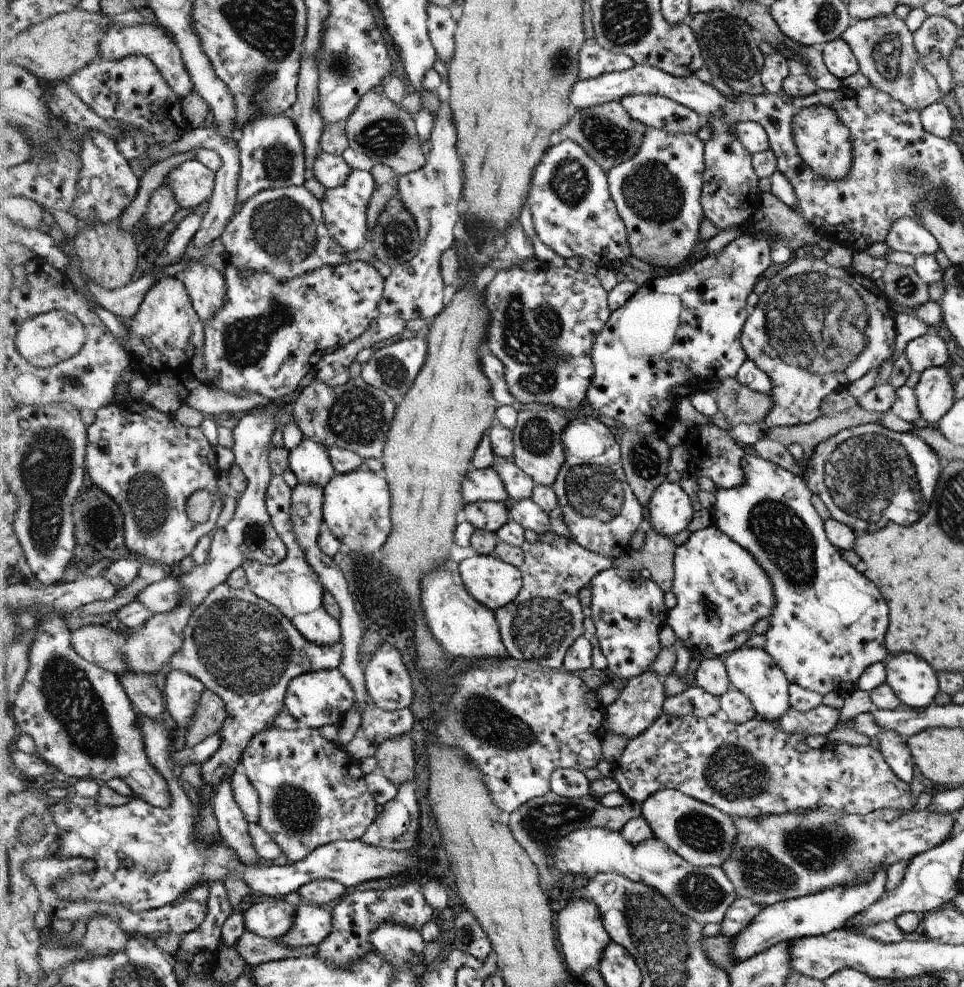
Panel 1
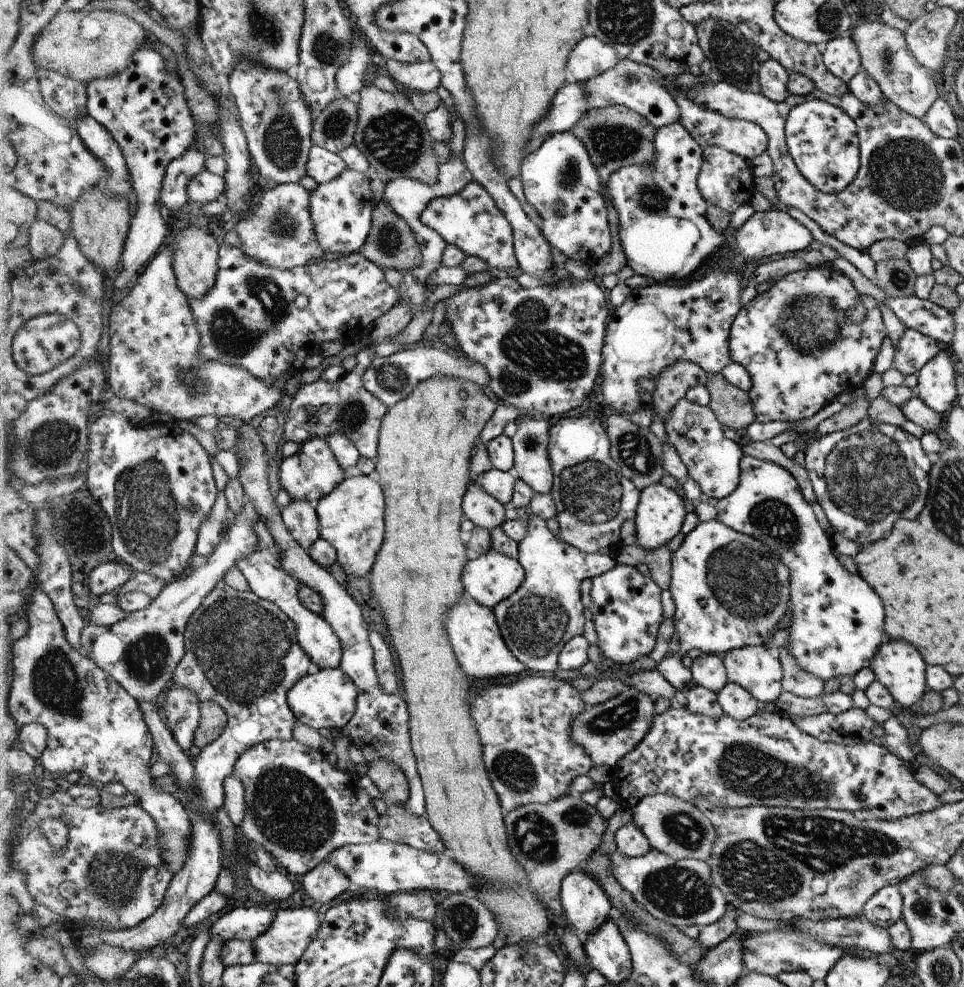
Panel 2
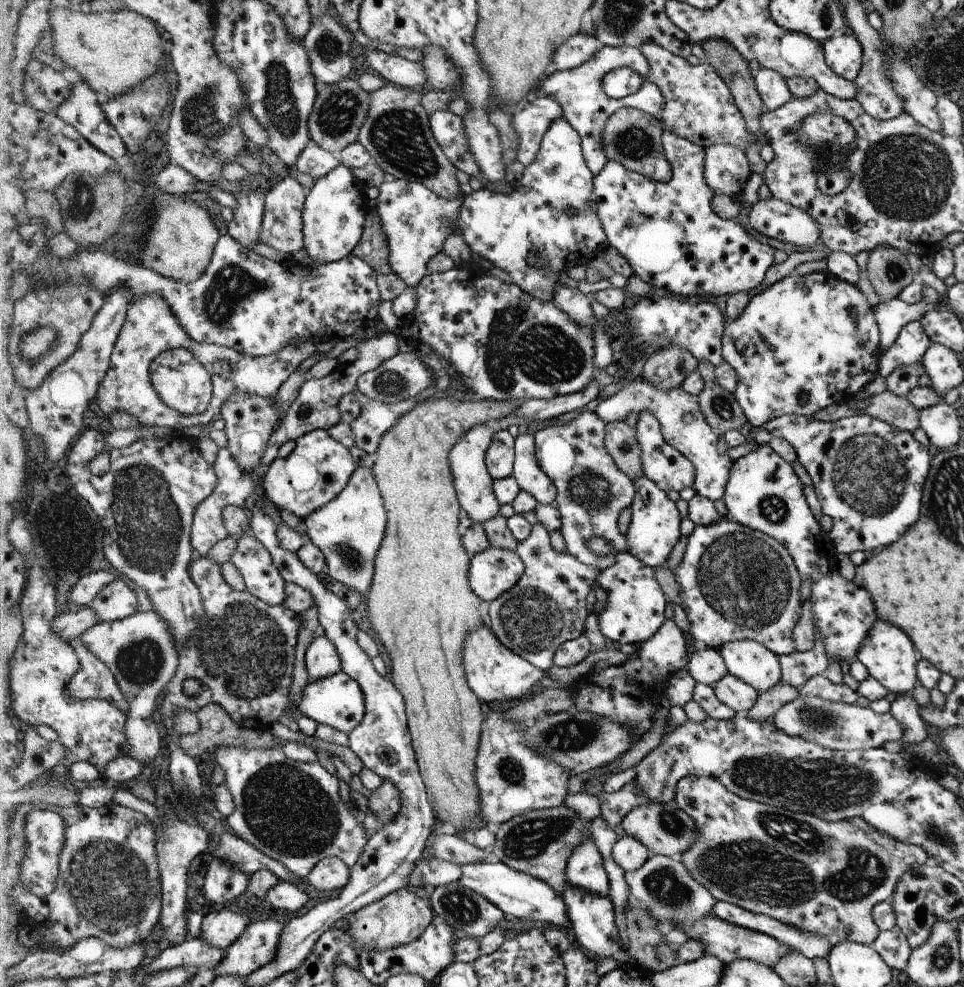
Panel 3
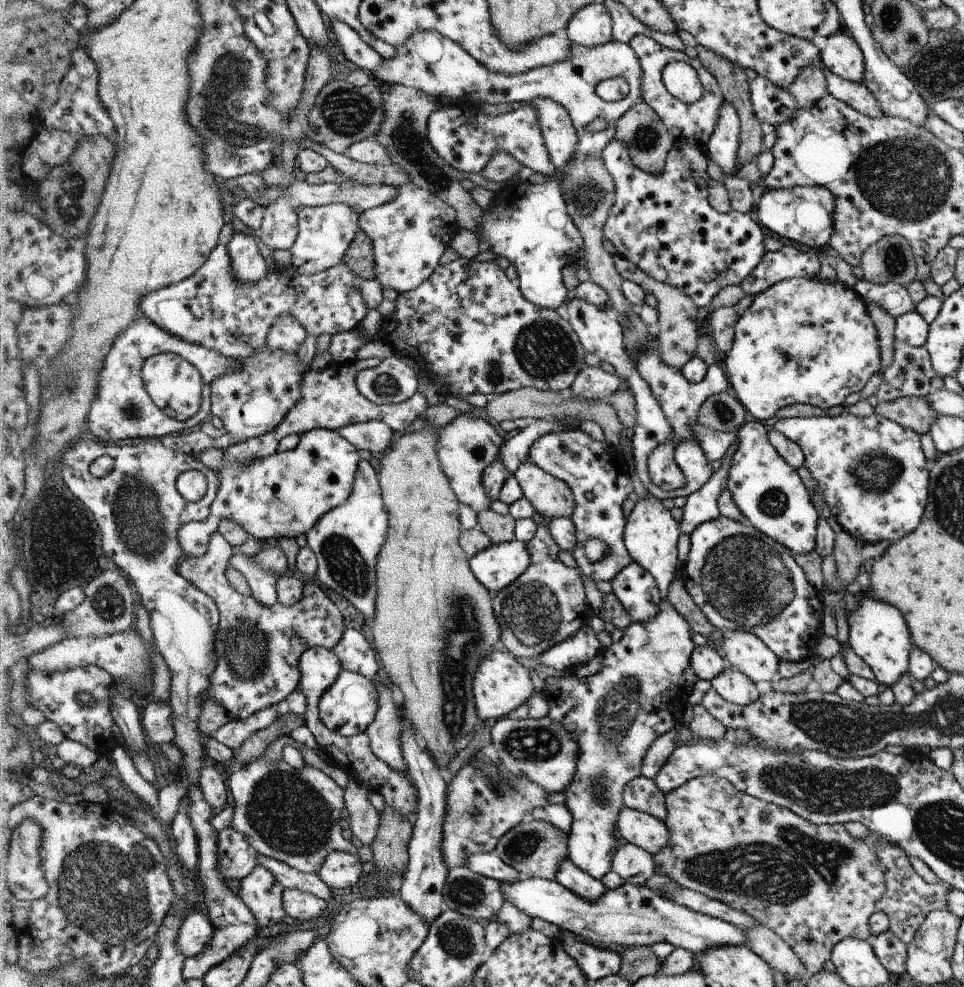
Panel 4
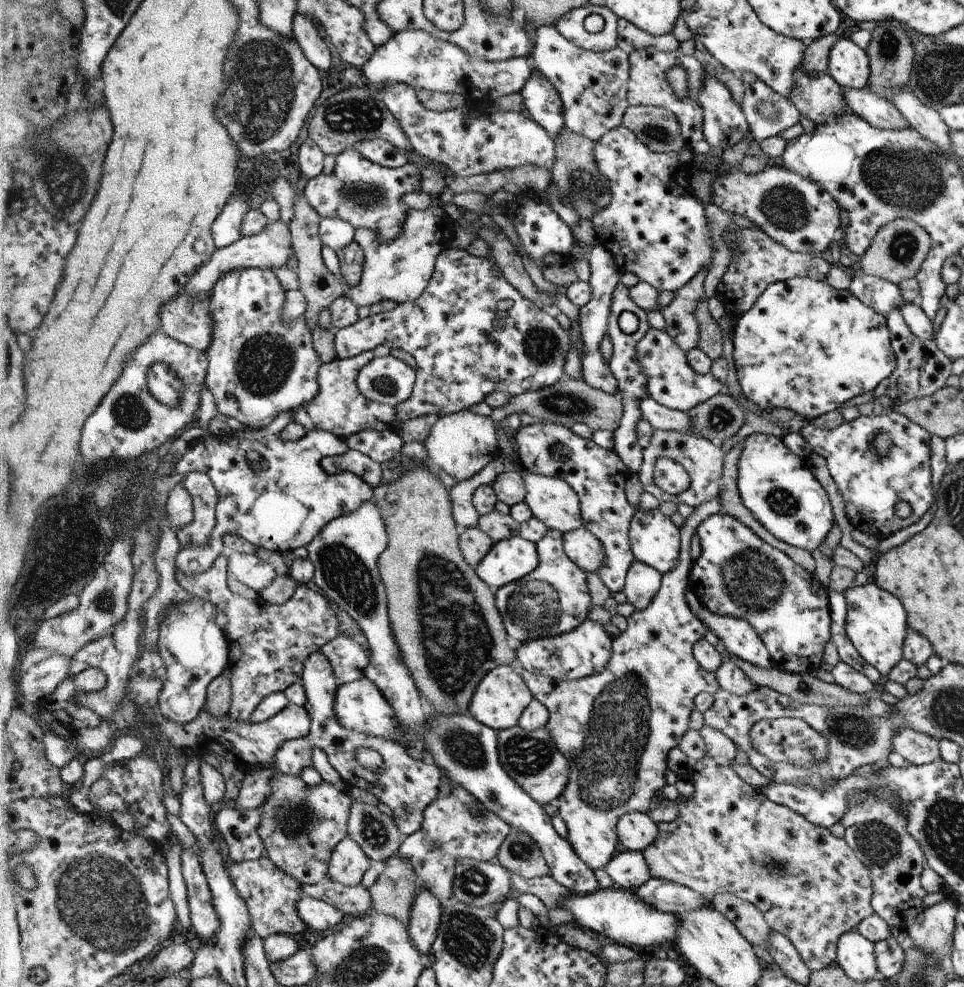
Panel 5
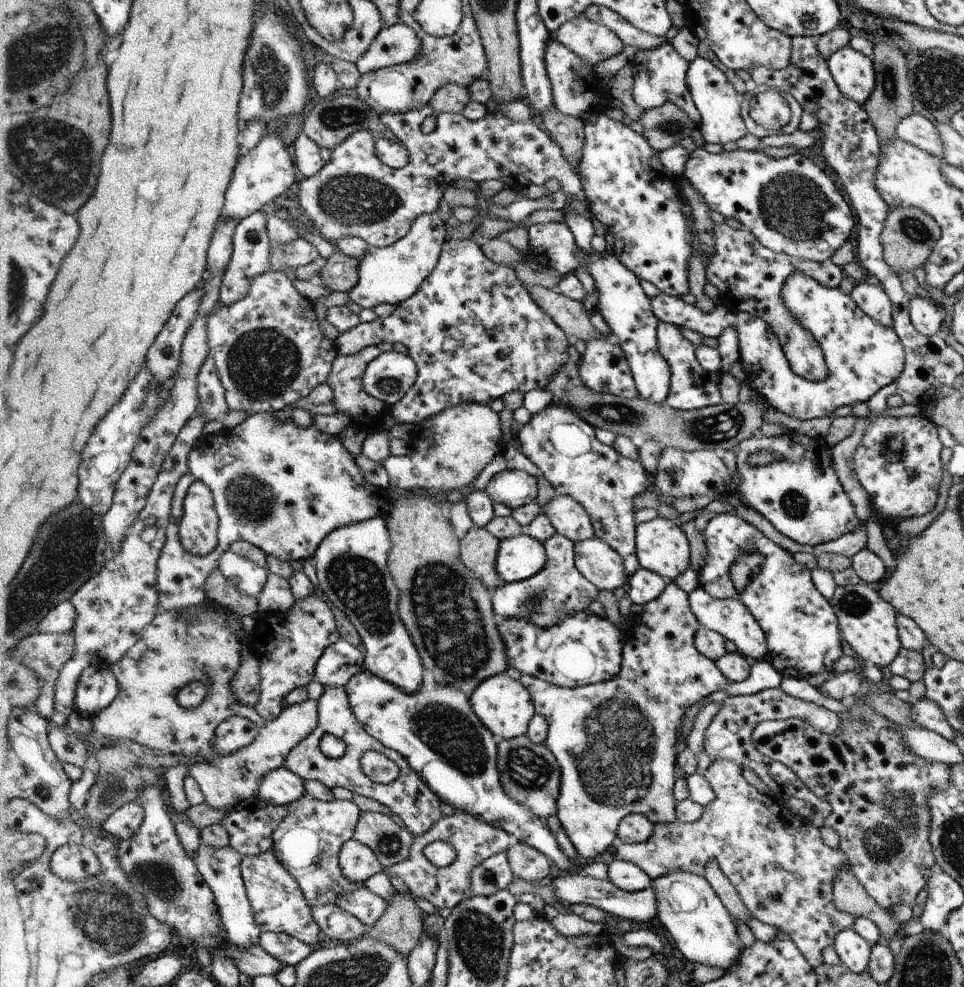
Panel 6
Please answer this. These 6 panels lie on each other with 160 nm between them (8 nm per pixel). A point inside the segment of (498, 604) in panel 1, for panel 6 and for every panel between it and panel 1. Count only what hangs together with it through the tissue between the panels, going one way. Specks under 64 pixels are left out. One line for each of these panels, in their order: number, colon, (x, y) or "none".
2: (490, 578)
3: (493, 572)
4: (498, 566)
5: (507, 561)
6: (519, 558)

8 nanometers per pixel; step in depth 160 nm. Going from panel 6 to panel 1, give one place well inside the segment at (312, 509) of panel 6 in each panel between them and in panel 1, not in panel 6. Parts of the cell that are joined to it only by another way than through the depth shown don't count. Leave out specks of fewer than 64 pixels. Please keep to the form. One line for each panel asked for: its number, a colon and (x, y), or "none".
1: (310, 462)
2: (313, 472)
3: (319, 468)
4: (286, 494)
5: (275, 493)

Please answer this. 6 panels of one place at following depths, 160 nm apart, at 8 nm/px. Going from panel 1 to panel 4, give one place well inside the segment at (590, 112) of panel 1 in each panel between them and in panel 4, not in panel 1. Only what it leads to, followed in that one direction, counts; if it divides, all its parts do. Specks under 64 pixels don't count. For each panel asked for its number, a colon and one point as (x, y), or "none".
2: (616, 136)
3: (635, 139)
4: (641, 129)

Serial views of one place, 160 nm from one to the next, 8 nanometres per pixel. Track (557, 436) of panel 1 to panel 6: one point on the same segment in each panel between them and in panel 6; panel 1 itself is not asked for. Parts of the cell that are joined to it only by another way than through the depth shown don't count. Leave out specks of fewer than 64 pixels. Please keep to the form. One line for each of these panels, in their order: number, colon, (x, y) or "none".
2: (532, 464)
3: (527, 471)
4: (551, 497)
5: (552, 501)
6: (570, 519)

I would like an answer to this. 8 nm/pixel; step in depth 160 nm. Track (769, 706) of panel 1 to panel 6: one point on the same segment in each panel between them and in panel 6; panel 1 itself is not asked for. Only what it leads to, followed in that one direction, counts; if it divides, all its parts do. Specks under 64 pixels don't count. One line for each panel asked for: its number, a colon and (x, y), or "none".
2: (753, 667)
3: (748, 660)
4: (747, 652)
5: (741, 639)
6: (731, 618)

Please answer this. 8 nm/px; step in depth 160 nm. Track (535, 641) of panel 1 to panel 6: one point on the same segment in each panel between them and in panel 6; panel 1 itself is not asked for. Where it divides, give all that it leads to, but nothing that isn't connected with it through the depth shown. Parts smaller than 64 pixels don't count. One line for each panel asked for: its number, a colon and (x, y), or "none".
2: (545, 612)
3: (547, 608)
4: (546, 605)
5: (554, 599)
6: (560, 588)

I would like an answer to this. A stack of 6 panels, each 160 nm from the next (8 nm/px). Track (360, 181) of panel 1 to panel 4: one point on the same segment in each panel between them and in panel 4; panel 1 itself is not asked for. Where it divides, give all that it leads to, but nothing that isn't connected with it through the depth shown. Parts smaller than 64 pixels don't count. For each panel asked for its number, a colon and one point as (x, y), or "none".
2: (341, 210)
3: (336, 209)
4: (326, 232)

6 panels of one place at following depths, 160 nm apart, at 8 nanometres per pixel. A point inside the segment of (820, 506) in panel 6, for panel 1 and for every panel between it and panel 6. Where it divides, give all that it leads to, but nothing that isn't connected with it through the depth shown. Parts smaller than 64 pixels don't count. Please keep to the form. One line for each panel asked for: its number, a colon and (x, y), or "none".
1: (829, 625)
2: (838, 626)
3: (763, 493)
4: (769, 492)
5: (776, 486)

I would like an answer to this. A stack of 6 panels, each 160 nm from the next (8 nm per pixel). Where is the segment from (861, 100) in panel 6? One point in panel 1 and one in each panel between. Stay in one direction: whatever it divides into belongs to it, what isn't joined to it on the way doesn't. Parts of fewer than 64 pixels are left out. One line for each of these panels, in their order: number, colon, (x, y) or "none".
1: (840, 59)
2: (842, 56)
3: (844, 54)
4: (842, 55)
5: (849, 66)

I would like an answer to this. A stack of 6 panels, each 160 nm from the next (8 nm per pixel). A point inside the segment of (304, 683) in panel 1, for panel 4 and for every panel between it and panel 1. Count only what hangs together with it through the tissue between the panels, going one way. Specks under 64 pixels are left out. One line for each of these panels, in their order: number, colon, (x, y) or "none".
2: (327, 698)
3: (338, 702)
4: (349, 707)

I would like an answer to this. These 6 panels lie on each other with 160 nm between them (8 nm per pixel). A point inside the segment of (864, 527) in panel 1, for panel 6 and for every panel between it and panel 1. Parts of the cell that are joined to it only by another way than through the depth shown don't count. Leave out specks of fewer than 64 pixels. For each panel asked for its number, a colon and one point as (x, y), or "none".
2: (864, 476)
3: (863, 470)
4: (874, 476)
5: (877, 461)
6: (898, 460)

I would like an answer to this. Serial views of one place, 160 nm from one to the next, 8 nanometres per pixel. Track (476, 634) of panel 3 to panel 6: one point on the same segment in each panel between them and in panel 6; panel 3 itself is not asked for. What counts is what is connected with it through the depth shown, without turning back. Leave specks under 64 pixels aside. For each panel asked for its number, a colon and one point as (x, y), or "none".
4: (502, 684)
5: (502, 697)
6: (504, 705)

